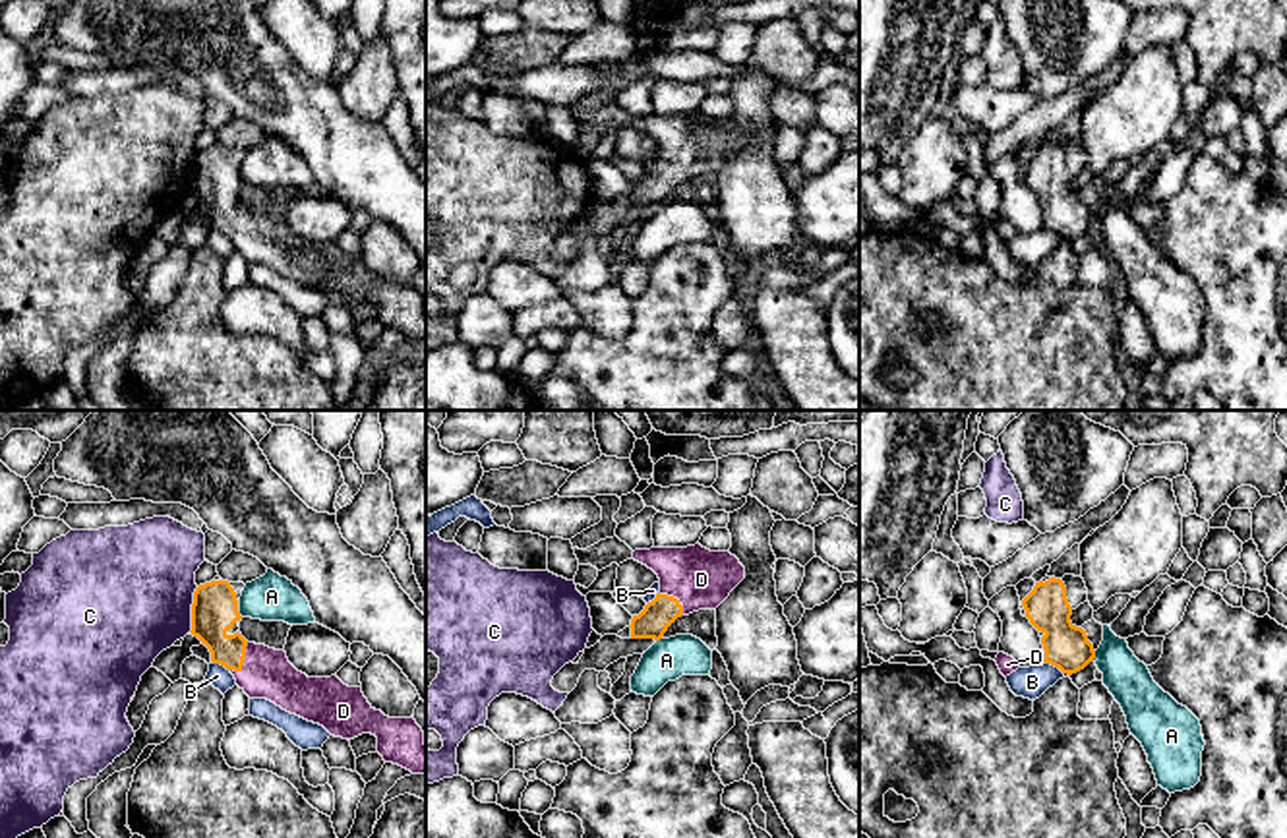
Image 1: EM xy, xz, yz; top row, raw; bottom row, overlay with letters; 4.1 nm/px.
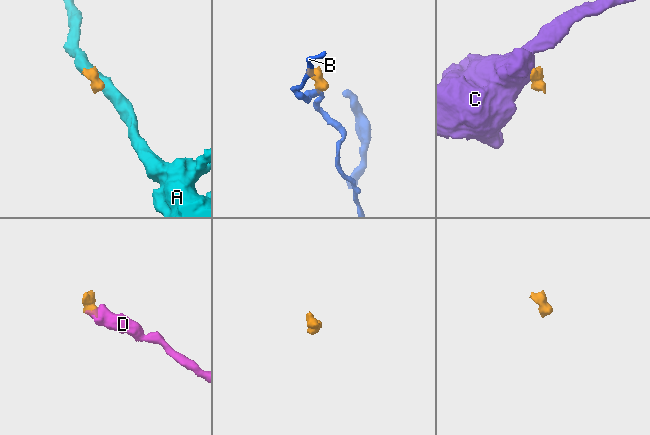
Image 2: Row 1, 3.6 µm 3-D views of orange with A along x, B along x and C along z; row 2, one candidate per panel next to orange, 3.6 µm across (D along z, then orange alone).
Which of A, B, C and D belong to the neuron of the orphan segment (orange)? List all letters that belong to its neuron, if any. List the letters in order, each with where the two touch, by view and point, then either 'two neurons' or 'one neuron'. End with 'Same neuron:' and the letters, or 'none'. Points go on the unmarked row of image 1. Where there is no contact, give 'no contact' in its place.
A: yz (1094, 223) | two neurons
B: yz (1053, 231) | two neurons
C: xy (192, 177) | two neurons
D: xy (242, 227) | one neuron
Same neuron: D

